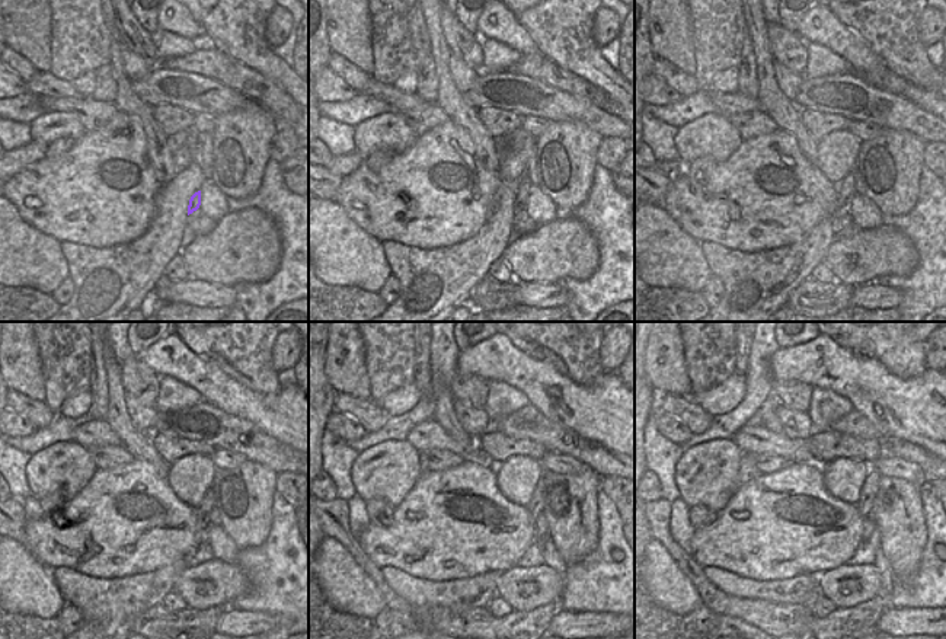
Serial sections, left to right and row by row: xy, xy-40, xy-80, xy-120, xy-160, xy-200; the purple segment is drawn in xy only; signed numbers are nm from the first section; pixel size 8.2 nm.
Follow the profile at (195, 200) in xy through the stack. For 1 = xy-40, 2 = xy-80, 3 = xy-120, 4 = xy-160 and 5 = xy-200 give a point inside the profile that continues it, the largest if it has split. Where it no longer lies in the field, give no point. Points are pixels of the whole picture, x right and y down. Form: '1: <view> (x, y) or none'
1: xy-40 (523, 185)
2: xy-80 (846, 192)
3: xy-120 (203, 513)
4: xy-160 (536, 505)
5: xy-200 (869, 489)

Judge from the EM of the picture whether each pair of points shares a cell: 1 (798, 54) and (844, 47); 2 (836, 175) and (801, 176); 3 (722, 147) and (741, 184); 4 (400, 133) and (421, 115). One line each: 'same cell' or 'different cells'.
1: different cells
2: different cells
3: different cells
4: different cells

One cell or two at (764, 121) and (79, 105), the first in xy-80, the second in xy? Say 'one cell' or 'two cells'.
one cell

